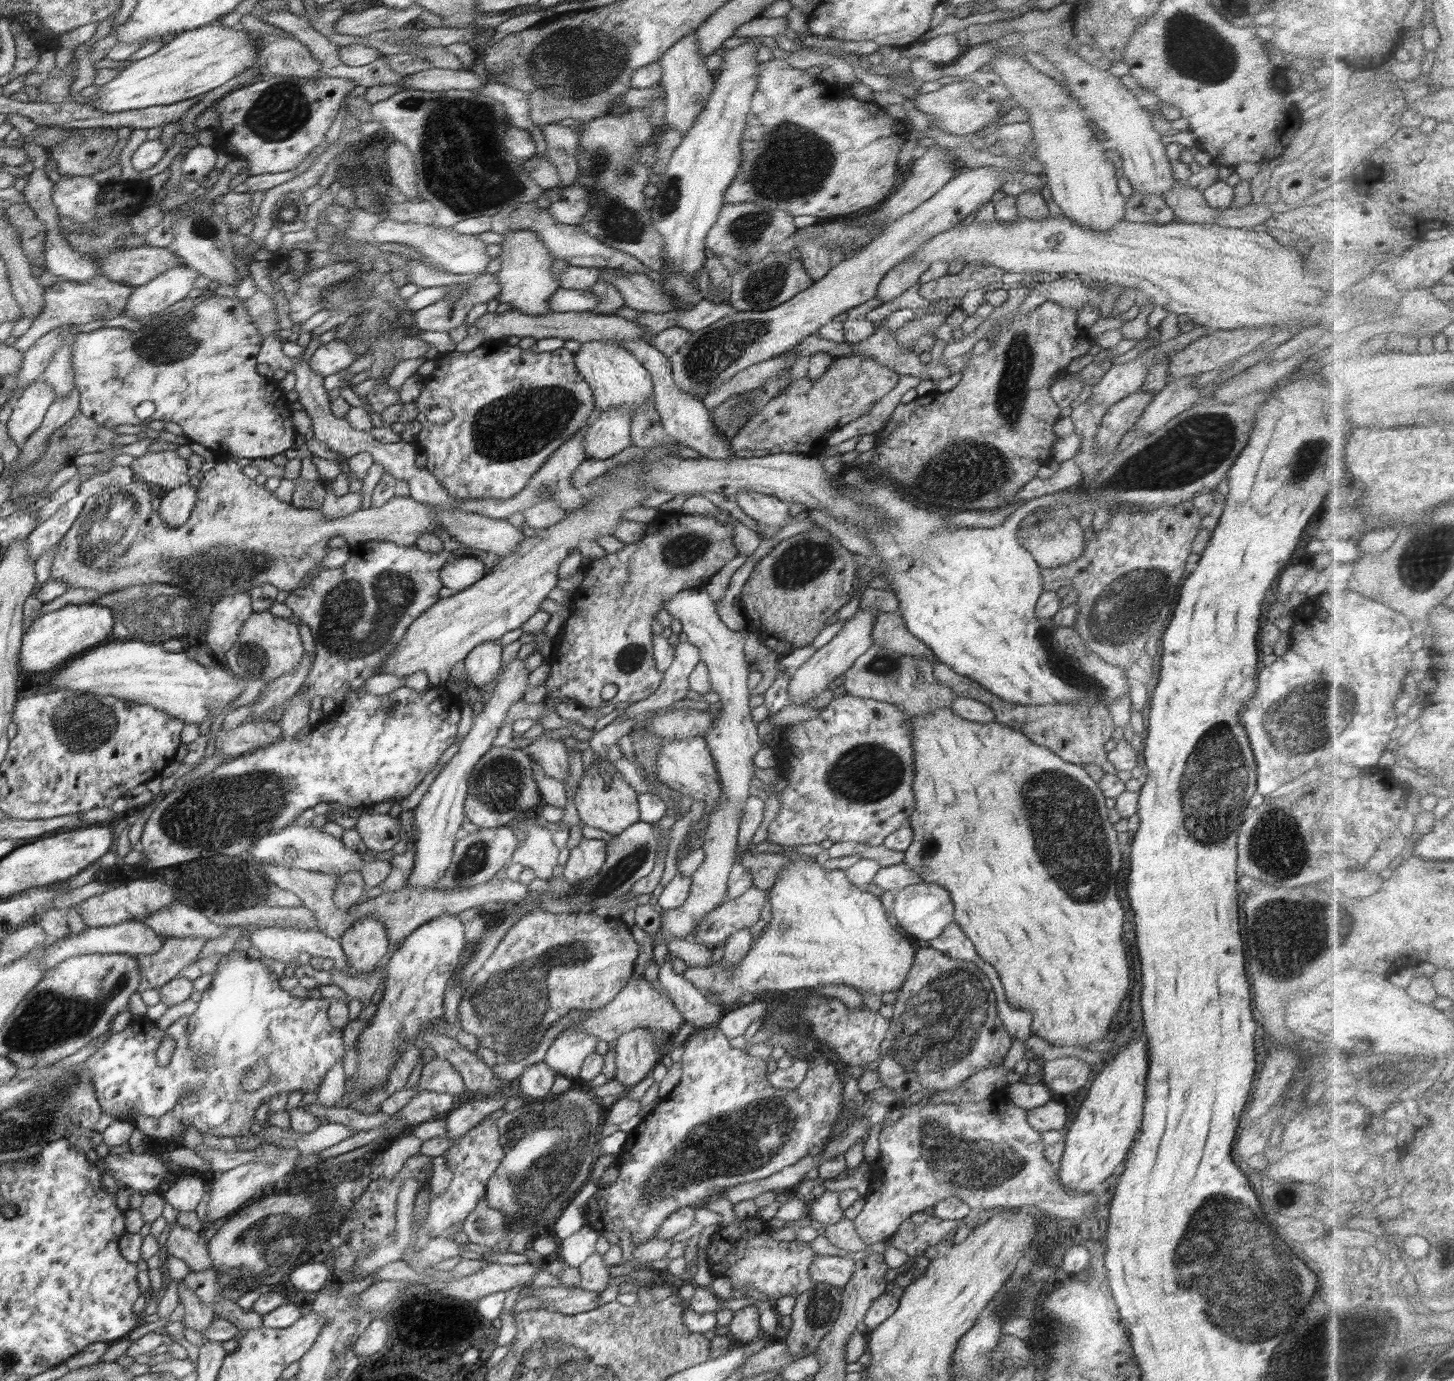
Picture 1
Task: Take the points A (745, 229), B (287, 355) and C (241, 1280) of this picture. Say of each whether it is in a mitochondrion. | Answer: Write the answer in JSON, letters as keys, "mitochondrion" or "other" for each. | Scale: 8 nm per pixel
{"A":"mitochondrion","B":"other","C":"mitochondrion"}

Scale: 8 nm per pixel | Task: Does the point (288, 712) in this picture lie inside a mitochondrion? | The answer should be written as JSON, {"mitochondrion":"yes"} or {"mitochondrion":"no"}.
{"mitochondrion":"no"}

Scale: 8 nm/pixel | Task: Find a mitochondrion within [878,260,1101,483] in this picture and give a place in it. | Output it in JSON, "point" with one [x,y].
{"point":[1011,396]}

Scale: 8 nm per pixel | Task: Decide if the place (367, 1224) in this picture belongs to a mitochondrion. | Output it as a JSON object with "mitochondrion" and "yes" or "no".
{"mitochondrion":"yes"}

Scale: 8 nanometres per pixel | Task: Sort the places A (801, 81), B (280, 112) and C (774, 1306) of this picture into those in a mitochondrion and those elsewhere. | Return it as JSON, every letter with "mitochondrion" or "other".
{"A":"other","B":"mitochondrion","C":"other"}

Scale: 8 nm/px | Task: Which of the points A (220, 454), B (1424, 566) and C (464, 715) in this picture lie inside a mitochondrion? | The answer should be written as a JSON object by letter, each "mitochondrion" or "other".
{"A":"other","B":"mitochondrion","C":"other"}

